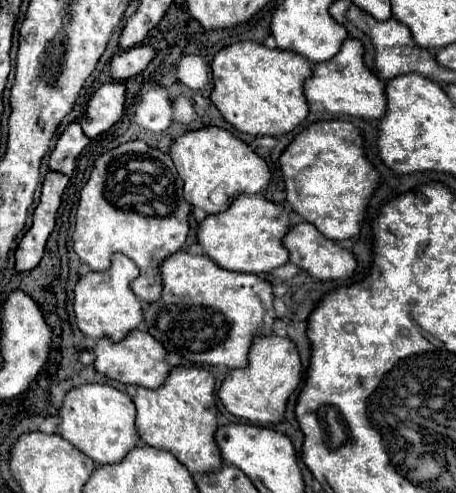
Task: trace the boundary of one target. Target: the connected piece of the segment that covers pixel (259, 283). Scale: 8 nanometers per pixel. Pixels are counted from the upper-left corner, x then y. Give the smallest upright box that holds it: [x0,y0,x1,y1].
[142,250,276,368]

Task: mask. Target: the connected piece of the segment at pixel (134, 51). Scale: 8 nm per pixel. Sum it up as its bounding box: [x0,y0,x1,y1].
[110,46,154,82]

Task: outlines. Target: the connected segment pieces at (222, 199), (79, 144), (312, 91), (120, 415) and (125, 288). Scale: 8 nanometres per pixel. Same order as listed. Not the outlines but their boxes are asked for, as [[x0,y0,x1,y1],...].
[[170,126,270,214],[48,122,90,176],[304,38,386,120],[58,384,138,464],[74,254,142,342]]

